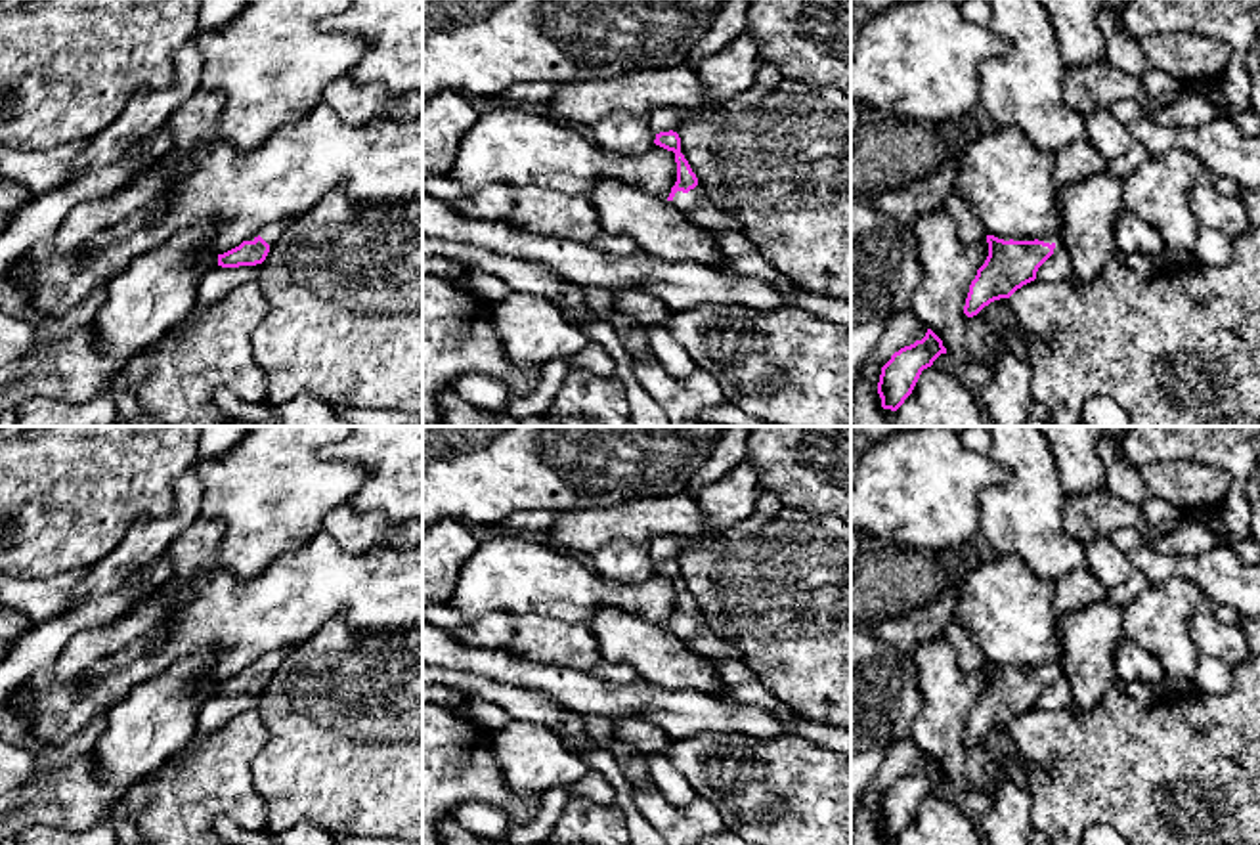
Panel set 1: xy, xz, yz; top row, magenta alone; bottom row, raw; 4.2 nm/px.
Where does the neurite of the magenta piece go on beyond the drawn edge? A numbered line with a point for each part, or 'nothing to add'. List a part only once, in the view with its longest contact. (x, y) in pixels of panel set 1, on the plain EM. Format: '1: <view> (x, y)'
1: xz (681, 629)

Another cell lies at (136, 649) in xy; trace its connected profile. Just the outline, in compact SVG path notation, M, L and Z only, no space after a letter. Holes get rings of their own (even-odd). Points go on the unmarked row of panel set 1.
M151 635L132 640L120 652L101 660L92 667L94 673L109 673L120 665L128 665L130 661L141 658L147 650Z

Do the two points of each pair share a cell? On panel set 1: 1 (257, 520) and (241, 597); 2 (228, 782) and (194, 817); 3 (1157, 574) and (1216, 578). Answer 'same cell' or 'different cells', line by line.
1: different cells
2: same cell
3: same cell

